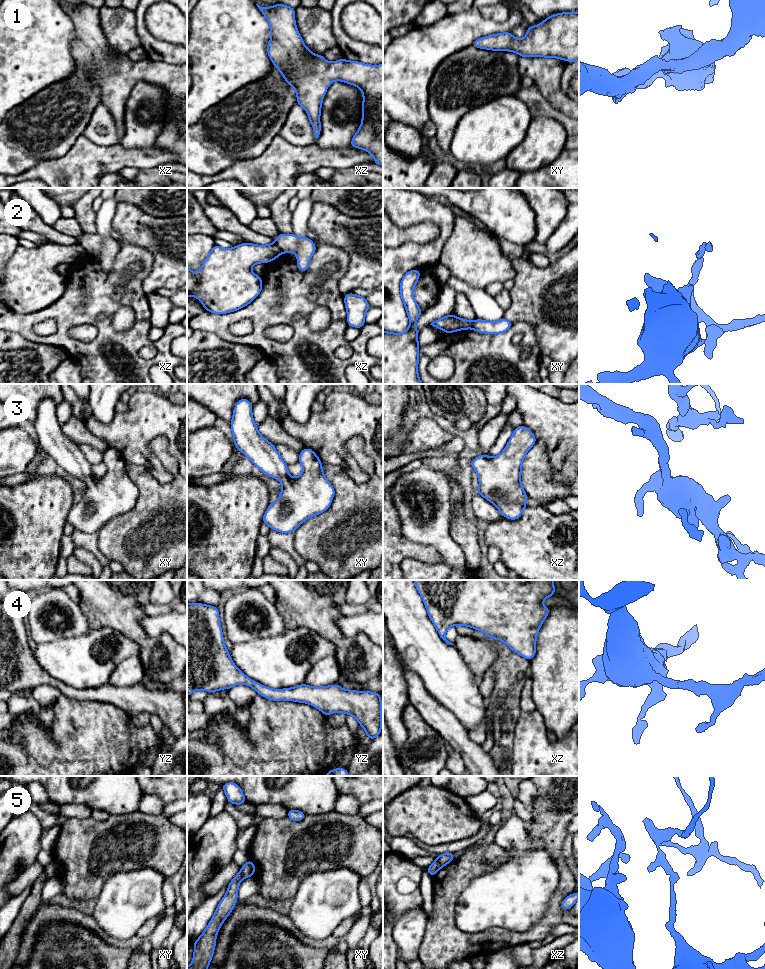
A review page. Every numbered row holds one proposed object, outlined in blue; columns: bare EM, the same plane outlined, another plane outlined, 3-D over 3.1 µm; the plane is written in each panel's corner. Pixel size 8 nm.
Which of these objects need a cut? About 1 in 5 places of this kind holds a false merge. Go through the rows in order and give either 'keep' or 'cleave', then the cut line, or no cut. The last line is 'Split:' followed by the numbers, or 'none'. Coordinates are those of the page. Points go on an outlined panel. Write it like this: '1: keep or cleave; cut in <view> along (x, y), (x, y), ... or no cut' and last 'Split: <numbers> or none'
1: keep; no cut
2: cleave; cut in xz along (273, 243), (281, 252)
3: keep; no cut
4: keep; no cut
5: cleave; cut in xz along (436, 859), (442, 866)
Split: 2, 5

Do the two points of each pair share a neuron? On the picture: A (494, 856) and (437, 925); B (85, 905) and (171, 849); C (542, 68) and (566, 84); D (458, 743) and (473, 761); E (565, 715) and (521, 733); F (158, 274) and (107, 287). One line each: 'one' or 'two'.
A: one
B: two
C: two
D: one
E: two
F: two

